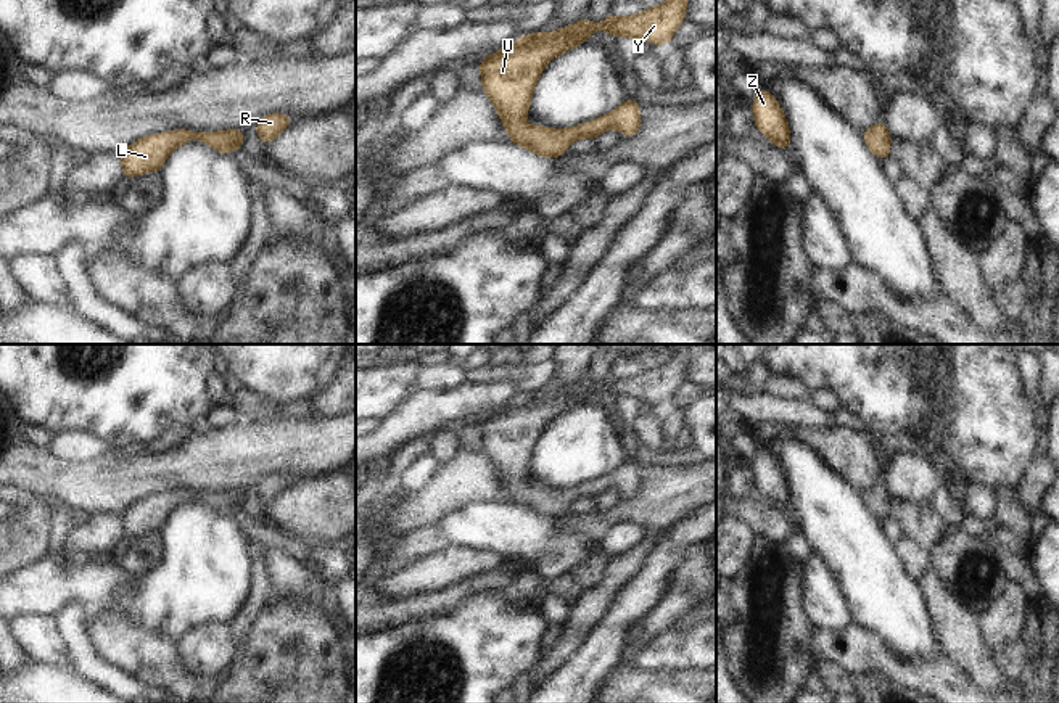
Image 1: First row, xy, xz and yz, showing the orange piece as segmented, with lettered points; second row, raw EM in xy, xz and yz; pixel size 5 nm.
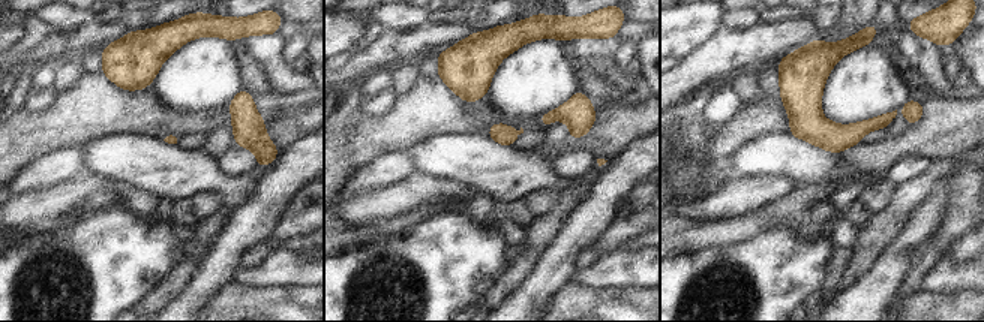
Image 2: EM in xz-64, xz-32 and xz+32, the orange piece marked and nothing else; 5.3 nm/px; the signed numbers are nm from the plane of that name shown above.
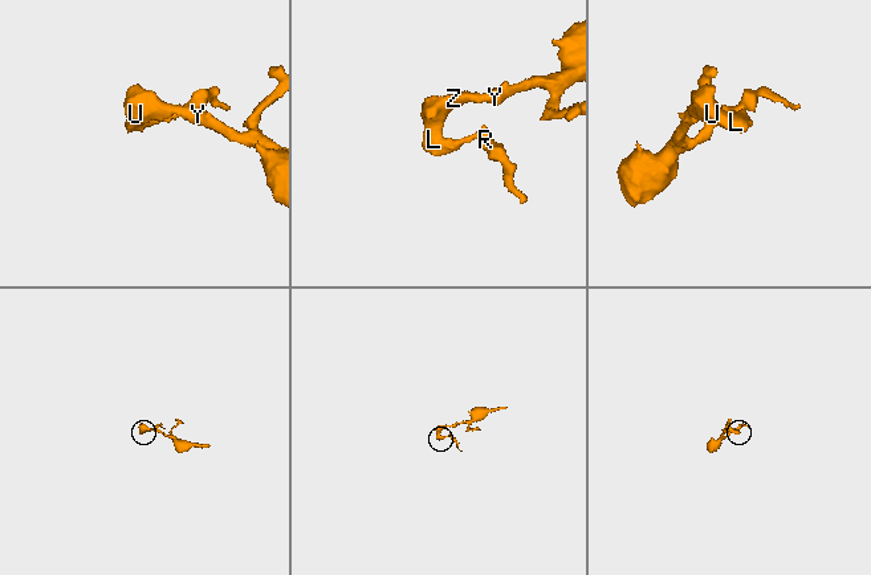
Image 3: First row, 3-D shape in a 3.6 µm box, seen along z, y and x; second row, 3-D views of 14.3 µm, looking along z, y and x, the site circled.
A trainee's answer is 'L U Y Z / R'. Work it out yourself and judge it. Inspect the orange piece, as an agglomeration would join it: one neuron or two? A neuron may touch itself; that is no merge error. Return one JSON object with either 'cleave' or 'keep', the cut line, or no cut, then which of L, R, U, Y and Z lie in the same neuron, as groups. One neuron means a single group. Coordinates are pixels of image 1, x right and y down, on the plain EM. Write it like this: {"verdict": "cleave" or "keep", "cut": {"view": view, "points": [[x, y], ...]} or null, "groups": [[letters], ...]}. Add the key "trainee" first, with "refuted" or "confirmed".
{"trainee": "refuted", "verdict": "keep", "cut": null, "groups": [["L", "R", "U", "Y", "Z"]]}

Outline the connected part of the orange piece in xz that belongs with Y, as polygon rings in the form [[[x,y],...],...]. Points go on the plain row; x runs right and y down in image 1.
[[[681,349],[666,364],[634,376],[615,378],[607,375],[600,386],[584,378],[555,394],[539,391],[521,396],[520,401],[481,420],[478,426],[483,450],[494,462],[510,502],[544,518],[563,518],[565,508],[575,500],[595,499],[610,487],[616,487],[623,497],[637,495],[642,467],[629,458],[618,470],[573,489],[531,487],[525,484],[525,476],[530,471],[536,441],[552,418],[586,402],[597,388],[613,397],[628,396],[639,402],[671,404],[676,388],[687,380],[687,359],[689,351]]]

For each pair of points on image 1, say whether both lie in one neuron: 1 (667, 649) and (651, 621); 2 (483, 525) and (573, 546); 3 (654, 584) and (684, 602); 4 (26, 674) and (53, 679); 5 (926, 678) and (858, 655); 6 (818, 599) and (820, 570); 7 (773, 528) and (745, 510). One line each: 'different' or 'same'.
1: different
2: same
3: different
4: same
5: same
6: same
7: same

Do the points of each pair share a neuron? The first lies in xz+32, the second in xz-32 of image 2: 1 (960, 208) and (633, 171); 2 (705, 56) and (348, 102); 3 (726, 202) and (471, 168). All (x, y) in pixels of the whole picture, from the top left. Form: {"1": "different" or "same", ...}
{"1": "different", "2": "different", "3": "different"}

